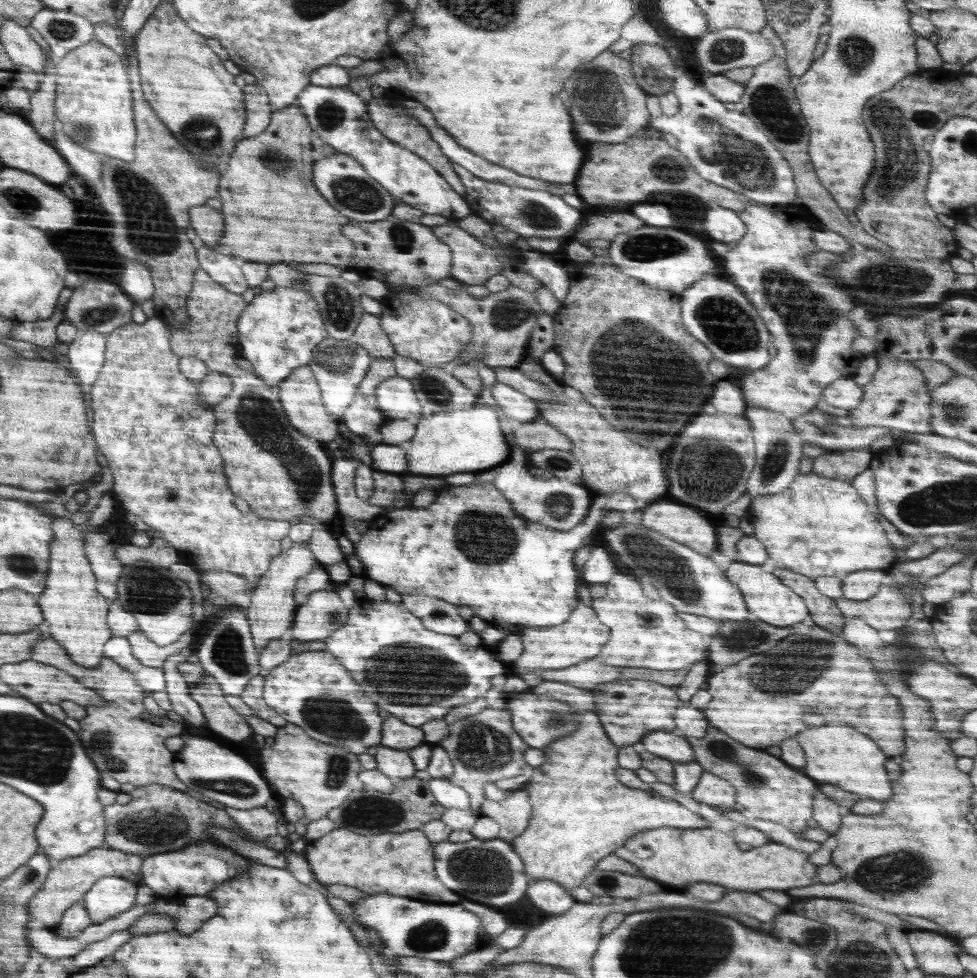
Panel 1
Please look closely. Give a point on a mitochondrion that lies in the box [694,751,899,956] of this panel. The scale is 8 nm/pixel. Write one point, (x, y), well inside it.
(819, 936)

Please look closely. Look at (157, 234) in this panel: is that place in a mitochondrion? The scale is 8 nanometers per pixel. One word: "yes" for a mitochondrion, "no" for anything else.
yes

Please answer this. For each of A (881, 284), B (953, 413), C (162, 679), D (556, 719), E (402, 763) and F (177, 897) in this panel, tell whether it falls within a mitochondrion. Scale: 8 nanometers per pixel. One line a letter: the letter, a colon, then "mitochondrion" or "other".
A: mitochondrion
B: mitochondrion
C: other
D: mitochondrion
E: other
F: other

